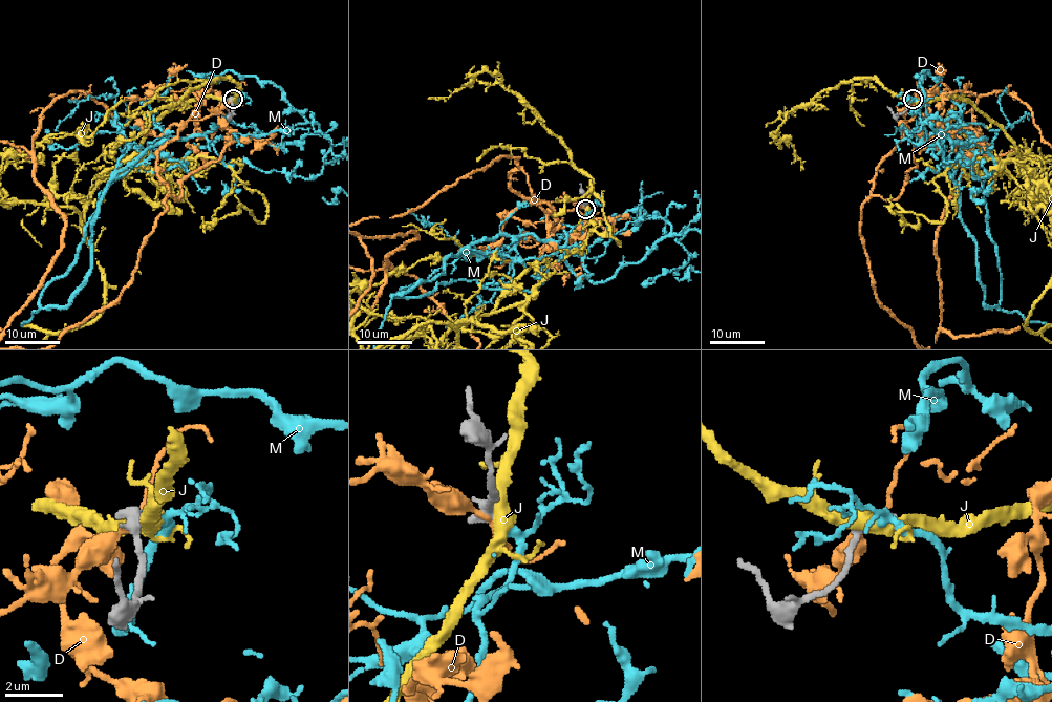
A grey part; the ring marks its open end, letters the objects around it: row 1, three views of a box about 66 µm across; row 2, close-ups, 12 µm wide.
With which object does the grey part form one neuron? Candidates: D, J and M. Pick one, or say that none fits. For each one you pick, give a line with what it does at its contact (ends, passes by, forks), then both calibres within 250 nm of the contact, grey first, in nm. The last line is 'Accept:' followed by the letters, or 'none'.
M: it ends | 500/320 nm
Accept: M

